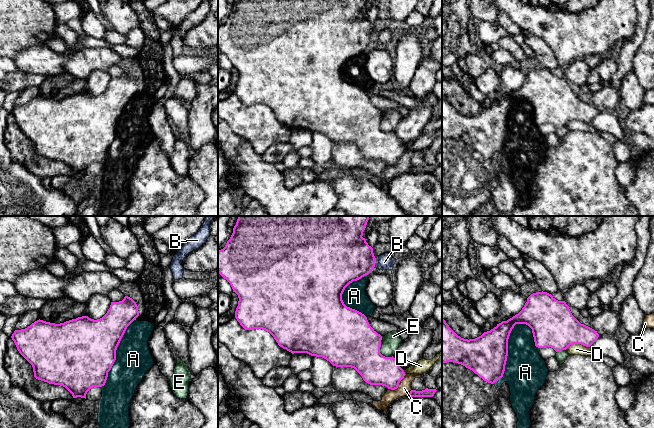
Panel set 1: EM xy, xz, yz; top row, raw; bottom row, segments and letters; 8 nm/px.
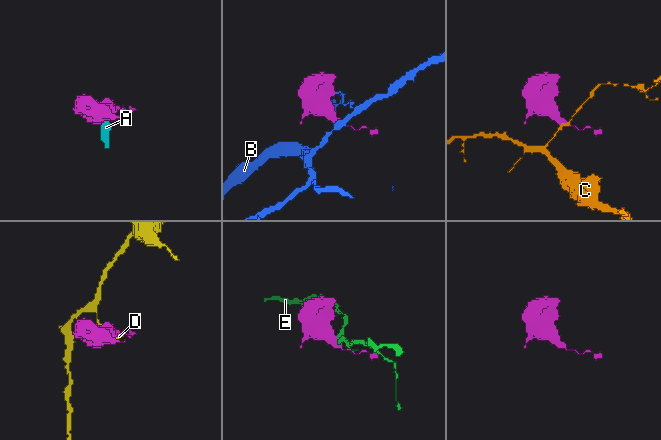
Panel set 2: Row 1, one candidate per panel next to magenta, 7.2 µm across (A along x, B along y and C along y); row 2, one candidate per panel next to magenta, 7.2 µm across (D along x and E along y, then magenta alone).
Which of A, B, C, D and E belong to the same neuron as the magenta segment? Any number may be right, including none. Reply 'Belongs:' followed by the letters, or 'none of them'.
Belongs: none of them

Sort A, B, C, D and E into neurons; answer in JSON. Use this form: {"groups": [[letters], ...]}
{"groups": [["A"], ["B"], ["C"], ["D"], ["E"]]}

